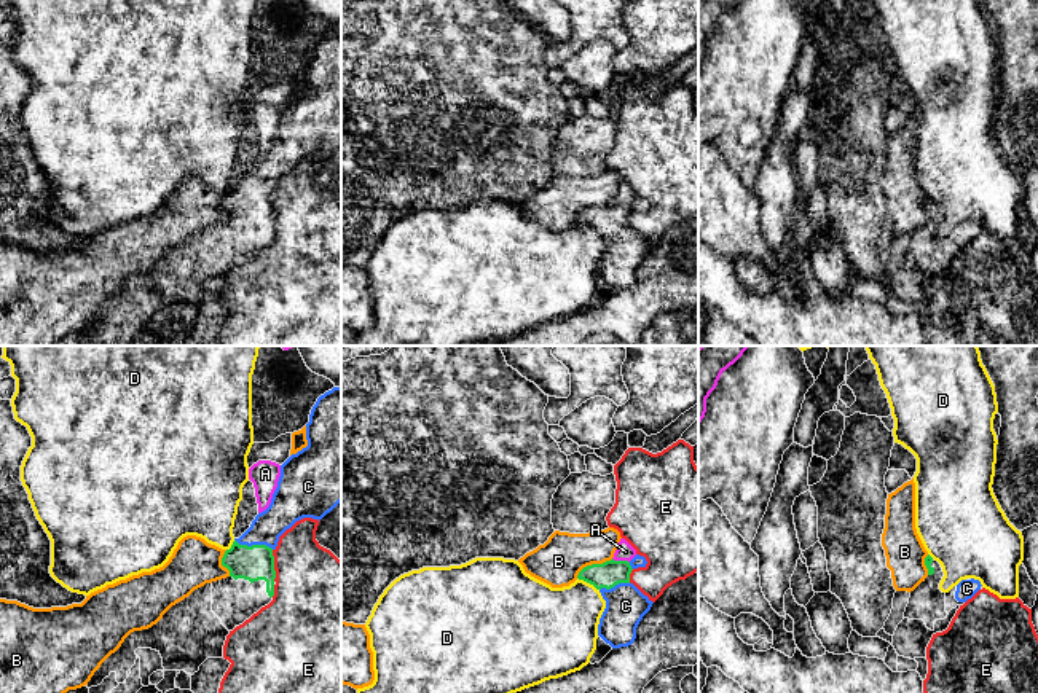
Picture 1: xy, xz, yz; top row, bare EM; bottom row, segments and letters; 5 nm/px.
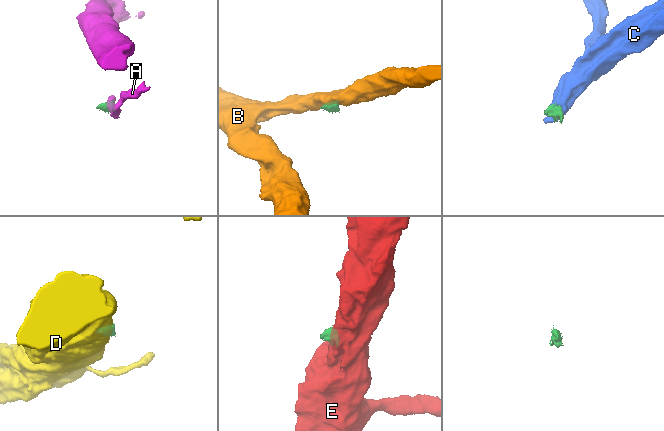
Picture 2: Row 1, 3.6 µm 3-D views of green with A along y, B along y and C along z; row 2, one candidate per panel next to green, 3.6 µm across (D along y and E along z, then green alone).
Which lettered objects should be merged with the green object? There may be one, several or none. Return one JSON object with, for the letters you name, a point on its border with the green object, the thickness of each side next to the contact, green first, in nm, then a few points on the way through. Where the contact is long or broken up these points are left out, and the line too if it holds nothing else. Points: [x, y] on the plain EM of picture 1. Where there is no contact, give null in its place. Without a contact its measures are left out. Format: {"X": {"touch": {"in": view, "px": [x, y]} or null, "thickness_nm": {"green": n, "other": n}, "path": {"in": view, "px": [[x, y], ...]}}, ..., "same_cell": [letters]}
{"C": {"touch": {"in": "xy", "px": [254, 188]}, "thickness_nm": {"green": 180, "other": 170}}, "same_cell": ["C"]}

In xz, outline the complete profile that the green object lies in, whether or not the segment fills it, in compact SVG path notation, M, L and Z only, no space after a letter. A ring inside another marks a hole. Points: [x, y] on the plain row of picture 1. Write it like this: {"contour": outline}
{"contour": "M636 198L630 206L611 202L587 209L577 218L579 223L593 228L606 244L598 279L612 292L635 285L636 271L654 247L630 225L631 213L646 207L646 201Z"}

